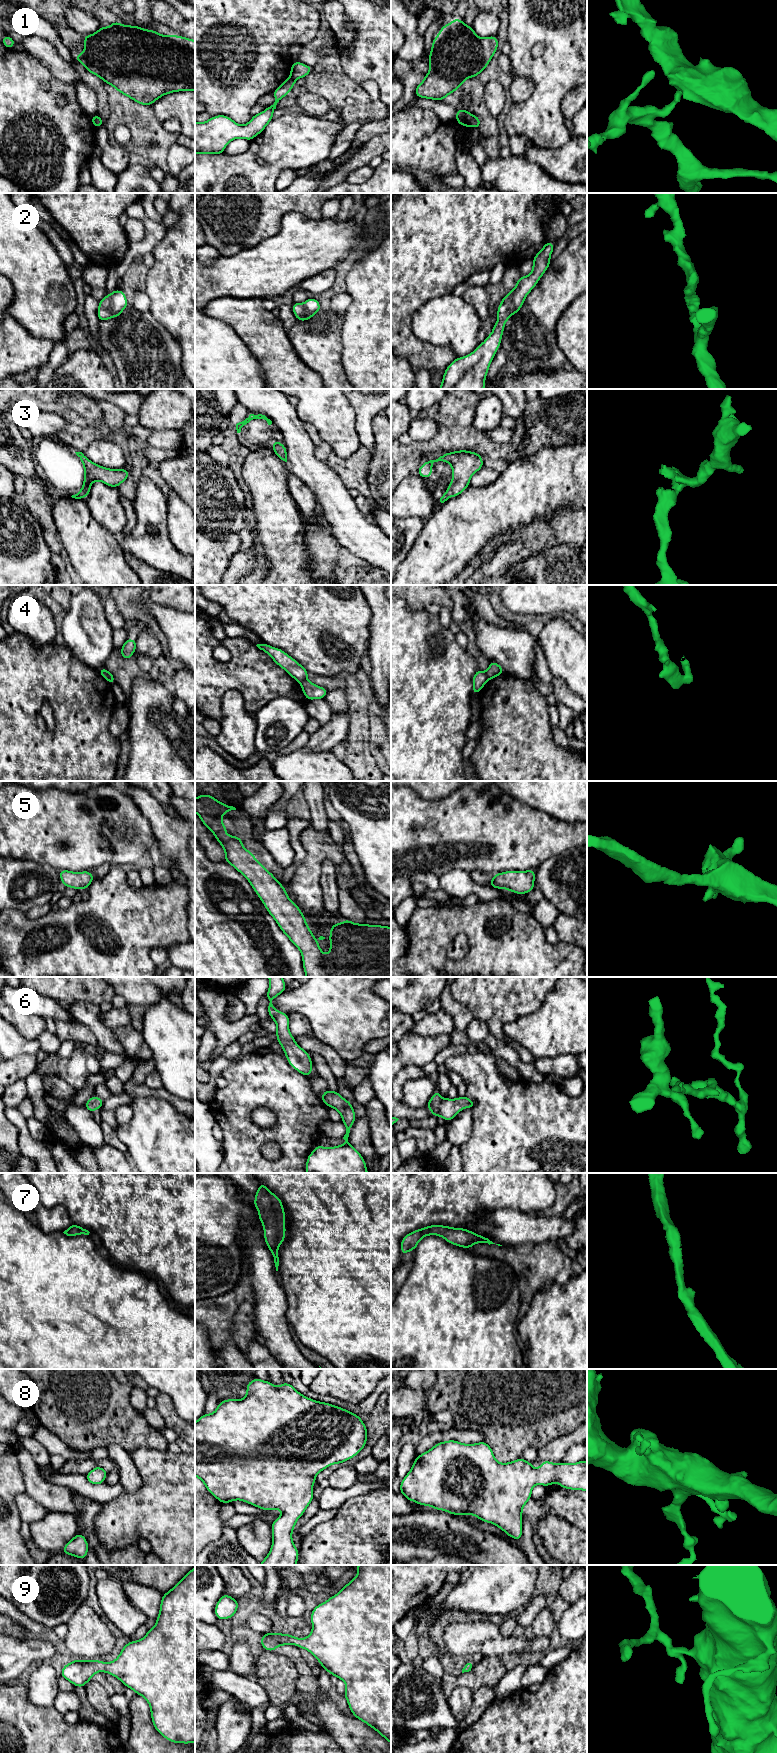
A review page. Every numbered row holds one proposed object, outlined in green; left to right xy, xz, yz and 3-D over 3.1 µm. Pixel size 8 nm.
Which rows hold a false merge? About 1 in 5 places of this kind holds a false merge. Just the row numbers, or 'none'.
1, 4

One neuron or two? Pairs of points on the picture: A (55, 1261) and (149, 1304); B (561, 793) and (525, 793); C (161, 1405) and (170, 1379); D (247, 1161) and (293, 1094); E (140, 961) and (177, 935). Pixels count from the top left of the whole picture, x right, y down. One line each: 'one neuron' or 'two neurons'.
A: one neuron
B: one neuron
C: two neurons
D: one neuron
E: one neuron

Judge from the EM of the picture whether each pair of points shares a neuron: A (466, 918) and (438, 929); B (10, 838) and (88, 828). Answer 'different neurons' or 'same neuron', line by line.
A: same neuron
B: same neuron

